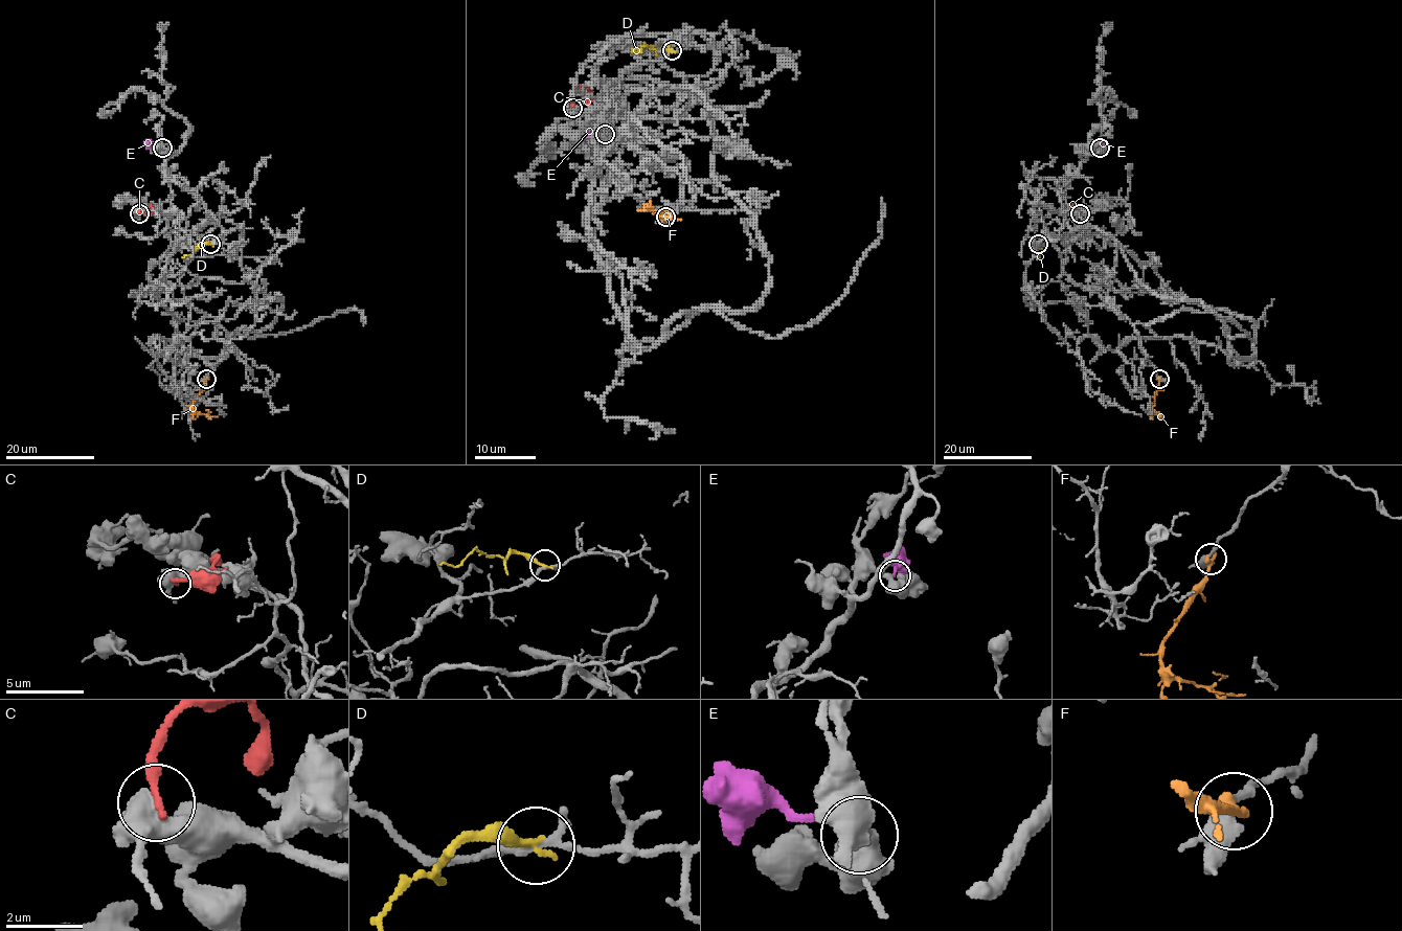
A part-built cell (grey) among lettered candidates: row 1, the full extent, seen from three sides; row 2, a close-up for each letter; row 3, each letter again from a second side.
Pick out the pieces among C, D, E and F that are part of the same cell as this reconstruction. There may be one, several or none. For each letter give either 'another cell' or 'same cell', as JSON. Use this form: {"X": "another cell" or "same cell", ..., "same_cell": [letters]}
{"C": "another cell", "D": "another cell", "E": "same cell", "F": "another cell", "same_cell": ["E"]}

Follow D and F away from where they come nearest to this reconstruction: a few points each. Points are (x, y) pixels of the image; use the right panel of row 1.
D: (1039, 243), (1035, 243), (1034, 254), (1039, 256)
F: (1159, 379), (1152, 408), (1160, 417)

